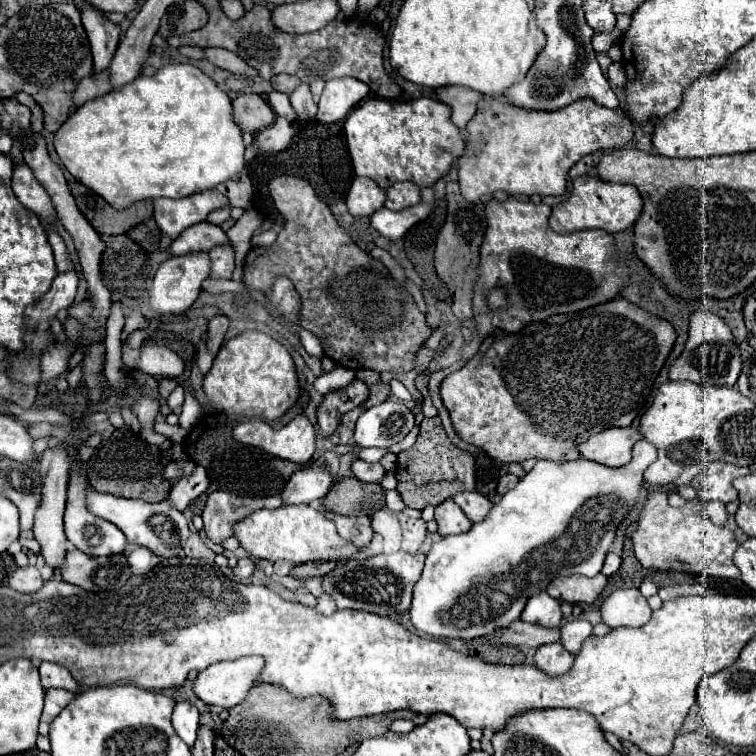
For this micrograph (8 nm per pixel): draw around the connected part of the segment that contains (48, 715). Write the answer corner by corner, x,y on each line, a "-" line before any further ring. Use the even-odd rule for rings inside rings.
47,690
45,692
45,708
41,714
41,722
39,722
39,734
47,736
49,734
49,726
51,722
59,716
59,712
75,698
73,692
69,690

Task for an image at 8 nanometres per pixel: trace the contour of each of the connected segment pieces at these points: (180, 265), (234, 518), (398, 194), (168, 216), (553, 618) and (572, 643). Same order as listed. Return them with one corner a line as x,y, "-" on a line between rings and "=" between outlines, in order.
197,252
187,256
169,256
157,270
153,286
151,286
151,310
157,314
181,314
185,312
199,296
201,282
211,272
211,258
209,252
=
215,490
209,494
201,518
205,524
207,536
215,544
221,544
225,538
233,536
233,524
249,516
253,510
275,509
282,505
282,499
277,495
249,498
249,496
237,496
225,490
=
397,182
391,188
387,188
387,200
385,208
389,210
403,210
409,206
419,204
419,188
413,182
=
207,190
191,194
185,198
157,198
155,200
155,220
157,226
171,238
177,238
185,228
203,222
207,214
215,208
225,206
229,200
219,190
=
547,592
535,594
525,604
525,610
521,612
521,620
539,624
545,628
559,628
561,626
561,608
555,598
551,598
=
573,620
573,622
563,624
559,628
559,632
561,632
561,646
567,652
577,654
581,650
583,640
591,636
591,630
593,630
593,626
587,620

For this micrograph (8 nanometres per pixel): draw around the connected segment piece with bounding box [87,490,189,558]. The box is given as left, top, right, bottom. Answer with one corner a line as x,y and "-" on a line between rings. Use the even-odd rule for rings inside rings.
87,490
87,508
93,514
113,522
125,534
127,542
145,546
161,558
179,556
179,552
183,548
183,542
189,536
187,518
169,502
169,496
163,502
149,504
145,500
127,500
127,498
117,498
117,496
111,496
111,494
99,494
99,492
89,492

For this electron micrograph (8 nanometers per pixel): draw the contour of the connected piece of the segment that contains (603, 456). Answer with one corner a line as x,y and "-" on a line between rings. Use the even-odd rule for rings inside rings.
625,426
625,428
609,428
599,434
593,434
589,440
585,440
577,450
583,458
595,460
605,466
625,466
631,458
631,450
635,442
639,442
643,434
639,428

